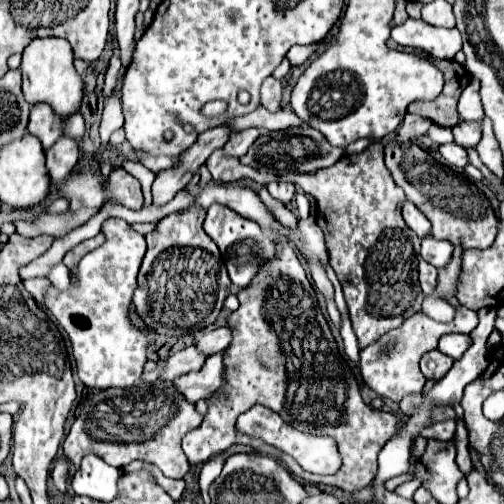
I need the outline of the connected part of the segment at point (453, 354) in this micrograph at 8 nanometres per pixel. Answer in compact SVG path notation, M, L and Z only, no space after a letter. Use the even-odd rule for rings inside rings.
M446 334L440 338L438 350L446 356L458 360L466 350L470 348L470 336L468 334Z

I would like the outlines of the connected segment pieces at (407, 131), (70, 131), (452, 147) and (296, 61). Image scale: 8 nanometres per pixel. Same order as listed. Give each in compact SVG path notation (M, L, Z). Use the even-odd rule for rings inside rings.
M406 114L404 122L400 124L398 132L396 132L396 140L394 142L408 142L408 140L416 140L420 136L426 134L428 126L432 122L428 122L428 118L416 116L416 114Z
M74 114L64 122L64 136L80 140L84 136L84 118L82 114Z
M454 142L440 146L438 152L446 158L448 164L452 164L452 166L456 166L456 168L466 168L466 166L468 166L468 154L466 154L466 150L464 150L462 146L454 144Z
M328 38L322 40L322 42L318 42L318 44L310 44L310 46L292 46L292 48L288 50L288 54L286 54L290 66L300 66L300 64L304 64L324 42L328 42Z

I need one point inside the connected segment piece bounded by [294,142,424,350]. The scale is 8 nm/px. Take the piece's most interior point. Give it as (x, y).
(374, 255)

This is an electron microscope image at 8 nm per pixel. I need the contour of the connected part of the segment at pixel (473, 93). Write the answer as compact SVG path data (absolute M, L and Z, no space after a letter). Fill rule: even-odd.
M474 78L460 96L460 102L458 102L460 118L464 118L464 120L482 120L484 118L478 90L480 90L480 82Z

